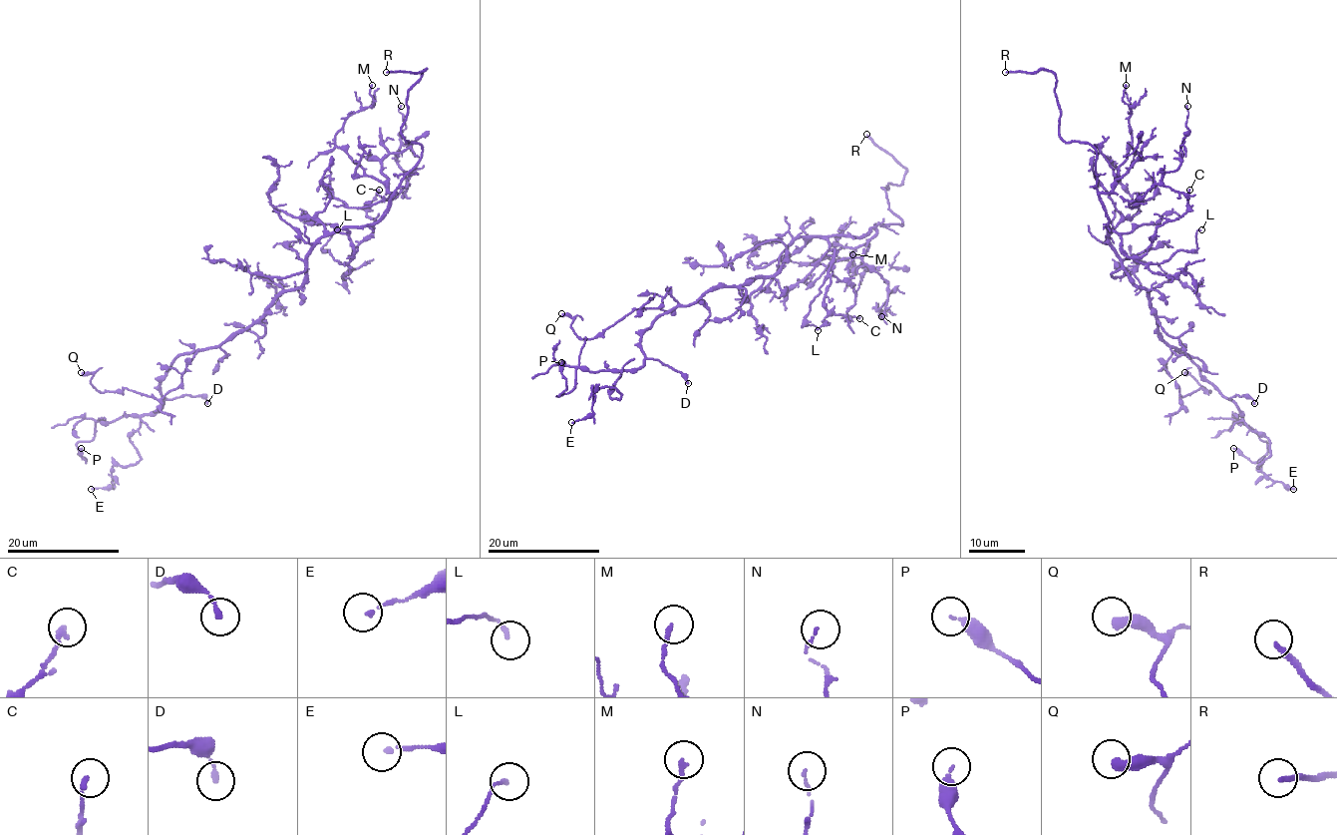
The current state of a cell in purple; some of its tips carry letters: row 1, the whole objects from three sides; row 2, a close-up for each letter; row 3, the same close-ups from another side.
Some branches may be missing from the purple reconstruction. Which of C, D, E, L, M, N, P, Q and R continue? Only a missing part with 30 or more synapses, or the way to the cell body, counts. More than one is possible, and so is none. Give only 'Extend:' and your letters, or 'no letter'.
Extend: R

